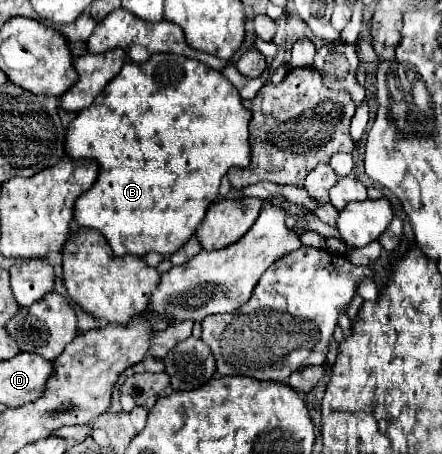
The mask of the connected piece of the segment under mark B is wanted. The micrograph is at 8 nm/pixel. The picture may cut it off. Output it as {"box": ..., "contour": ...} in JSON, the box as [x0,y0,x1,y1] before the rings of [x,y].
{"box":[67,54,251,256],"contour":[[[153,54],[145,64],[133,64],[127,62],[121,72],[103,88],[103,92],[93,100],[91,106],[83,108],[77,118],[71,122],[67,130],[67,154],[71,158],[93,158],[99,164],[99,178],[95,184],[83,192],[75,204],[75,222],[77,226],[87,226],[87,228],[97,228],[103,232],[107,238],[109,246],[113,248],[115,254],[135,254],[135,256],[145,256],[149,252],[157,252],[163,256],[169,256],[177,252],[197,230],[201,224],[207,208],[215,202],[217,198],[217,188],[221,184],[221,178],[227,174],[231,166],[249,166],[251,162],[251,148],[249,148],[249,122],[251,122],[251,112],[241,104],[237,88],[225,80],[221,72],[215,72],[213,68],[205,66],[203,62],[179,54]]]}

